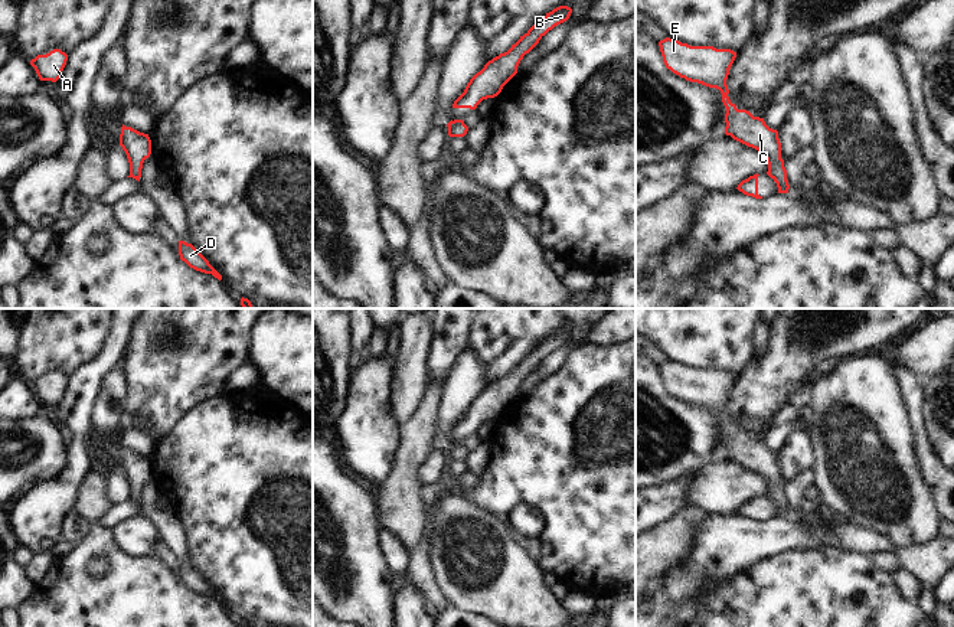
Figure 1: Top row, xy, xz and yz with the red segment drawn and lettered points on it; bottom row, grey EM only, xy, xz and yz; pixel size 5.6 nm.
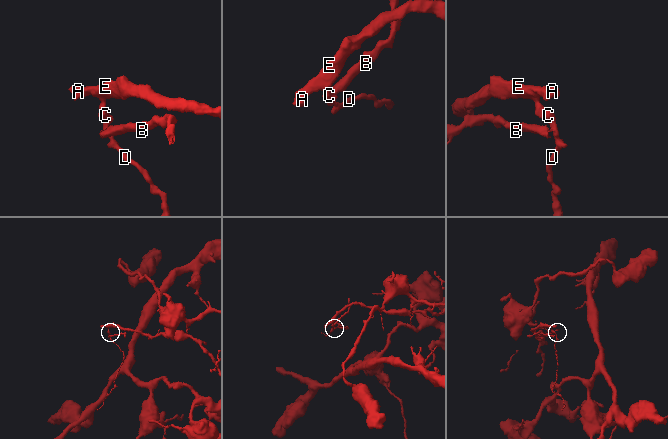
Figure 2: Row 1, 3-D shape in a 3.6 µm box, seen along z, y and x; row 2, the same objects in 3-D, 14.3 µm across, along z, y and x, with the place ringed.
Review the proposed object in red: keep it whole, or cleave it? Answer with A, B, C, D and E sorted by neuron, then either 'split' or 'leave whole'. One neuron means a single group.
groups A C D E / B; split

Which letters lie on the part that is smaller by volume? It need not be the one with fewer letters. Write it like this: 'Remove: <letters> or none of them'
Remove: B

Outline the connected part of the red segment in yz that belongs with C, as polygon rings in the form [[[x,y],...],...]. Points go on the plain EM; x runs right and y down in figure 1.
[[[670,360],[660,363],[659,369],[666,391],[673,396],[721,414],[726,431],[725,457],[761,474],[768,486],[767,497],[777,506],[778,516],[788,516],[790,507],[781,481],[778,454],[770,451],[764,441],[754,440],[746,432],[738,432],[728,419],[726,402],[736,375],[713,369],[690,369]]]

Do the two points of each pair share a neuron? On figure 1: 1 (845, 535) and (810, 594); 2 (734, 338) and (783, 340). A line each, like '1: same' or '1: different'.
1: different
2: different

